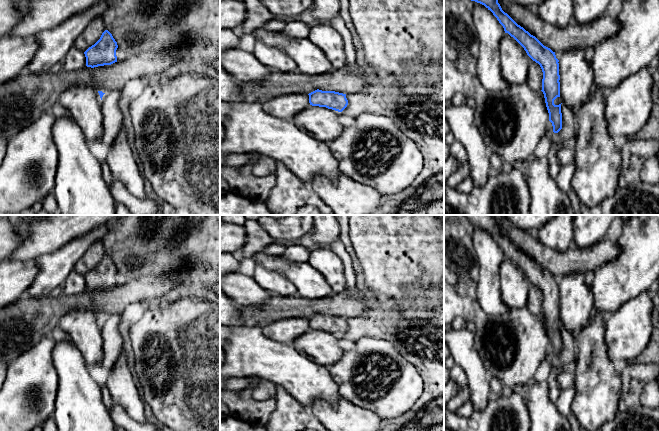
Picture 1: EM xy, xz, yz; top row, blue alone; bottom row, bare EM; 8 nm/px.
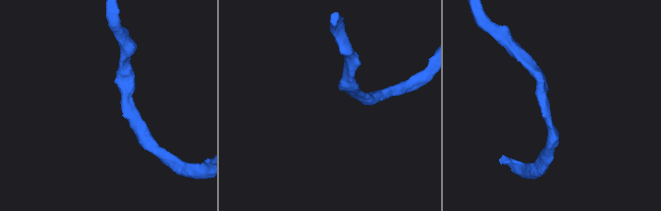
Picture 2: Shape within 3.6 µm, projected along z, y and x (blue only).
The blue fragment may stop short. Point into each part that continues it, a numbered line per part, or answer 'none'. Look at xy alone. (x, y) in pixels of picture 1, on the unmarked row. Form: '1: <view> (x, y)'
1: xy (91, 258)
2: xy (24, 323)

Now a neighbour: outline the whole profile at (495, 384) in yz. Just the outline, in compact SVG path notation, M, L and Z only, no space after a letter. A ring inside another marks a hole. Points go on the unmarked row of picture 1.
M491 377L490 388L497 396L501 396L505 390L500 380L496 377Z

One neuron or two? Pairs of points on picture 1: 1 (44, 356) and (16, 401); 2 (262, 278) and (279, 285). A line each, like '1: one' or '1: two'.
1: one
2: one

